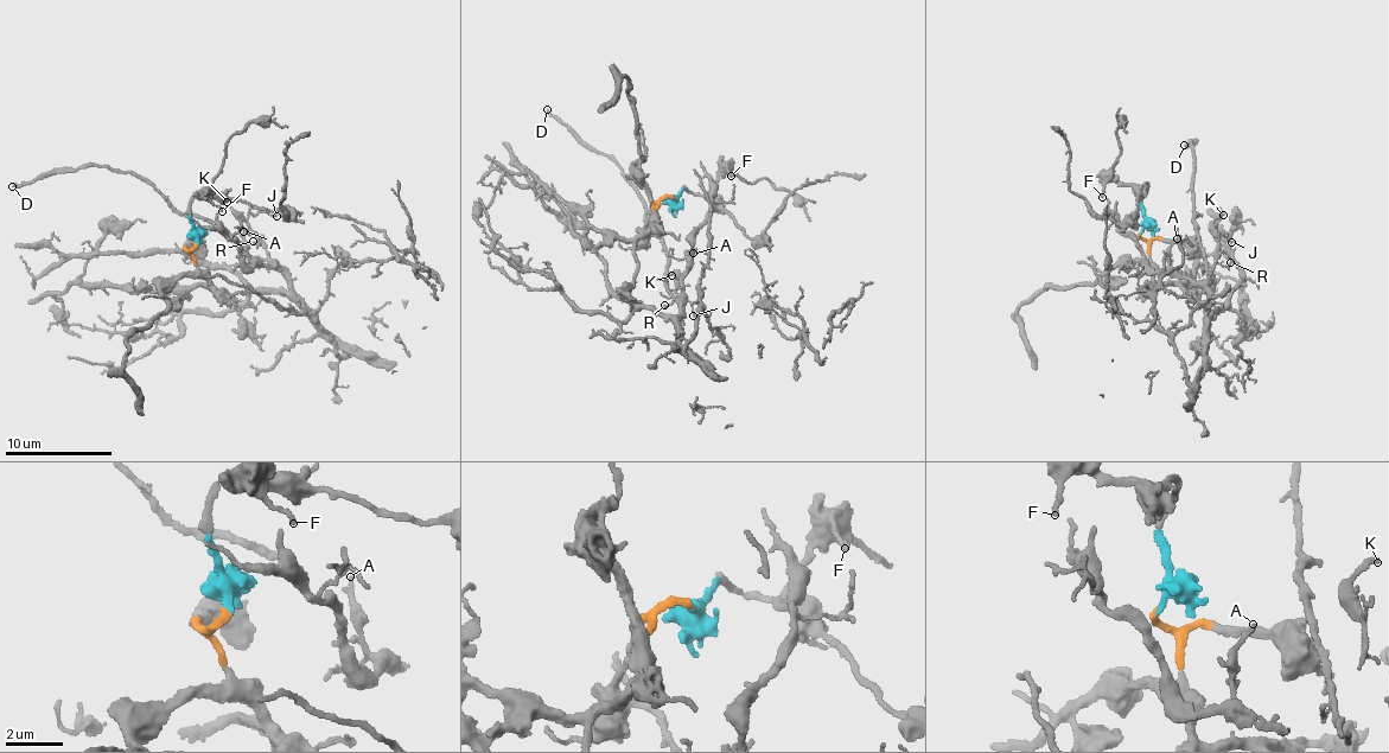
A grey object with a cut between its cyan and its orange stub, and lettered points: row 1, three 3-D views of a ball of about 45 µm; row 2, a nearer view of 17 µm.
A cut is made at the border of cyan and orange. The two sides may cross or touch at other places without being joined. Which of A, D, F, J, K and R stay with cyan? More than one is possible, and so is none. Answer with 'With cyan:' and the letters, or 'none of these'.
With cyan: F

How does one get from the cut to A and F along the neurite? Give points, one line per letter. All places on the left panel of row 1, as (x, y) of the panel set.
A: (196, 242), (210, 287), (82, 281), (96, 254), (176, 250), (285, 289), (246, 254), (244, 231)
F: (196, 242), (191, 199), (205, 192), (222, 211)

